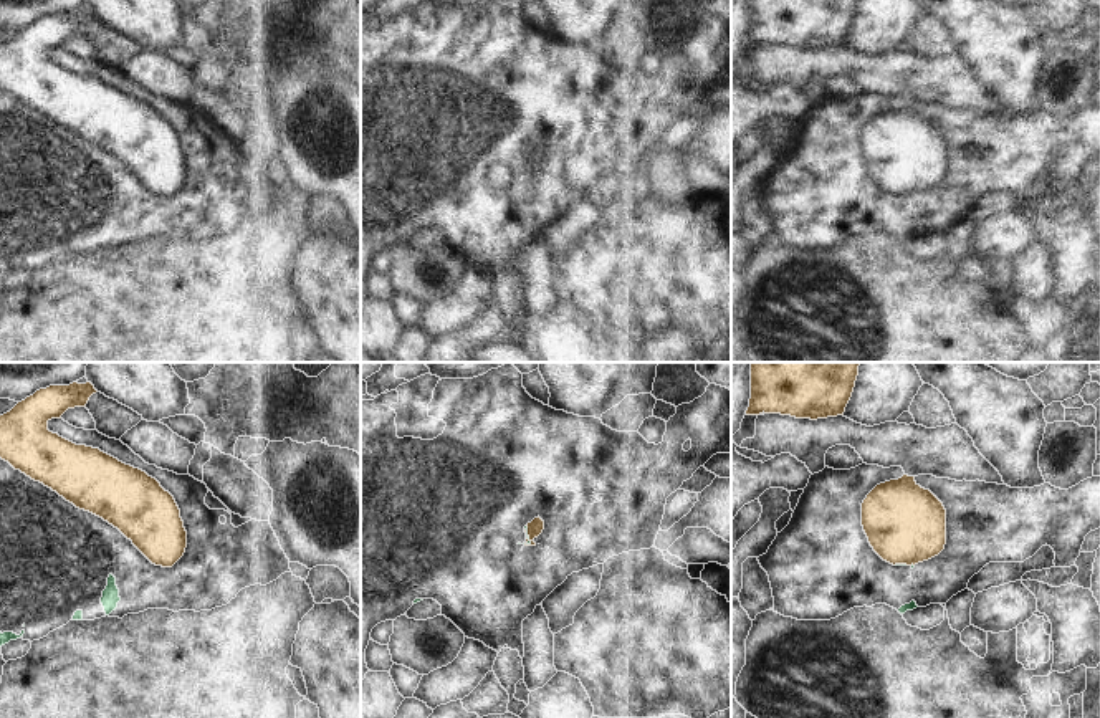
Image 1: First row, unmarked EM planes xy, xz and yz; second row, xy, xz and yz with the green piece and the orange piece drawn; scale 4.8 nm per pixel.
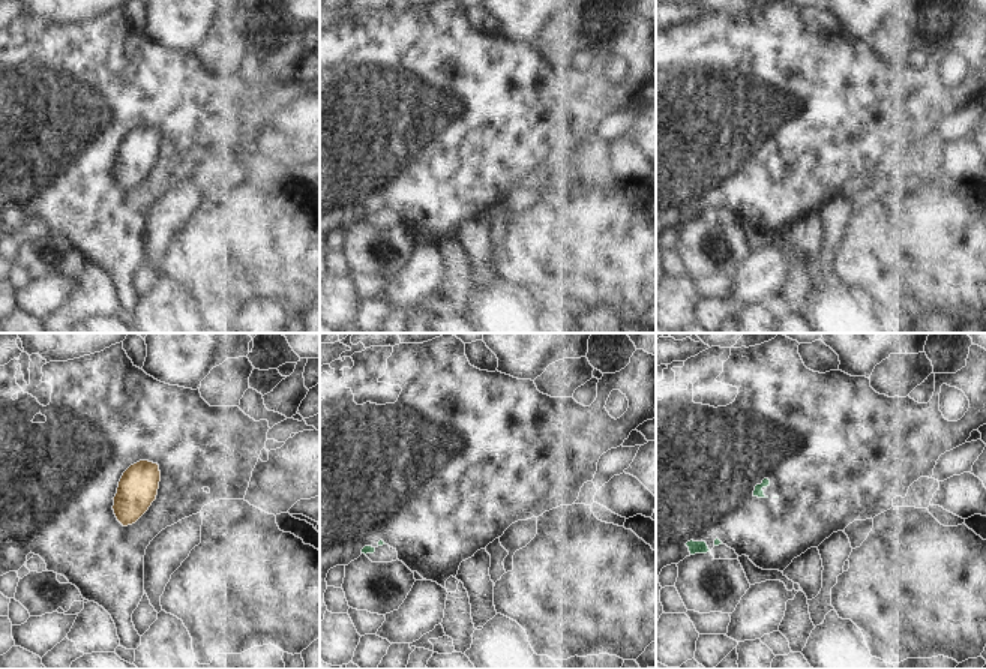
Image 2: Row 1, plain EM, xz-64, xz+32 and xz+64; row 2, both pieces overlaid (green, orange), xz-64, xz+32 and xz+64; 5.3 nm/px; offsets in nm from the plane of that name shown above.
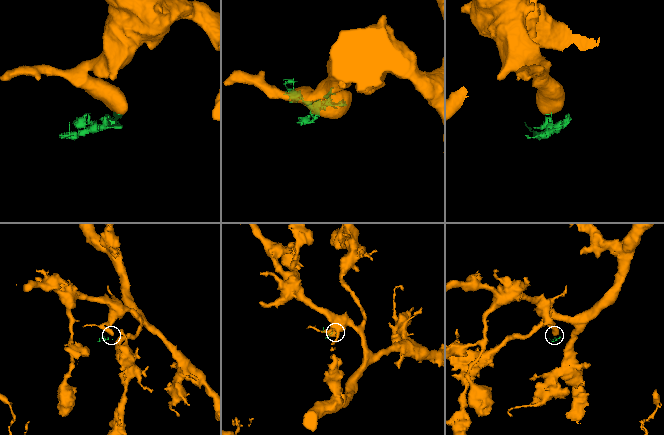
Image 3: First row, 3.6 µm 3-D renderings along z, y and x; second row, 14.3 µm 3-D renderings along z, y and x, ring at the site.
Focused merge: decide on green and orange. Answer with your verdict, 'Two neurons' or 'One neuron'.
Two neurons.

